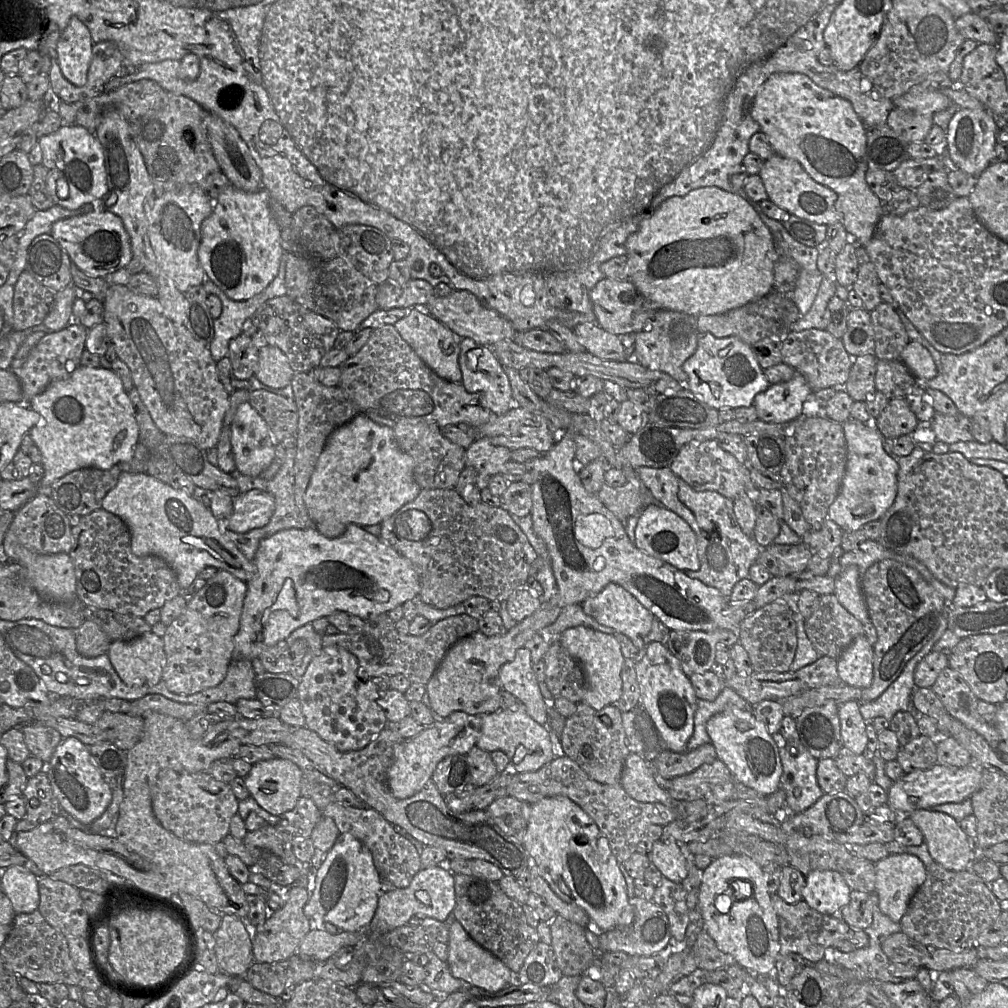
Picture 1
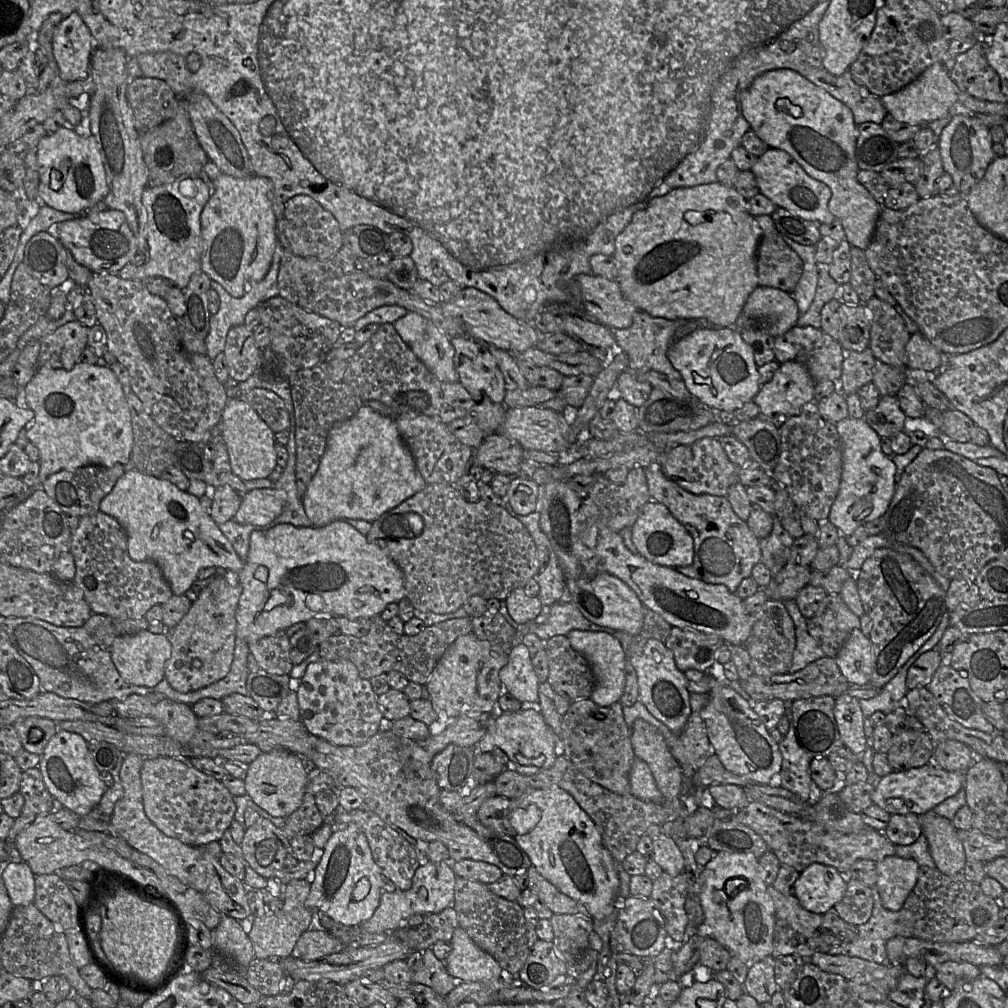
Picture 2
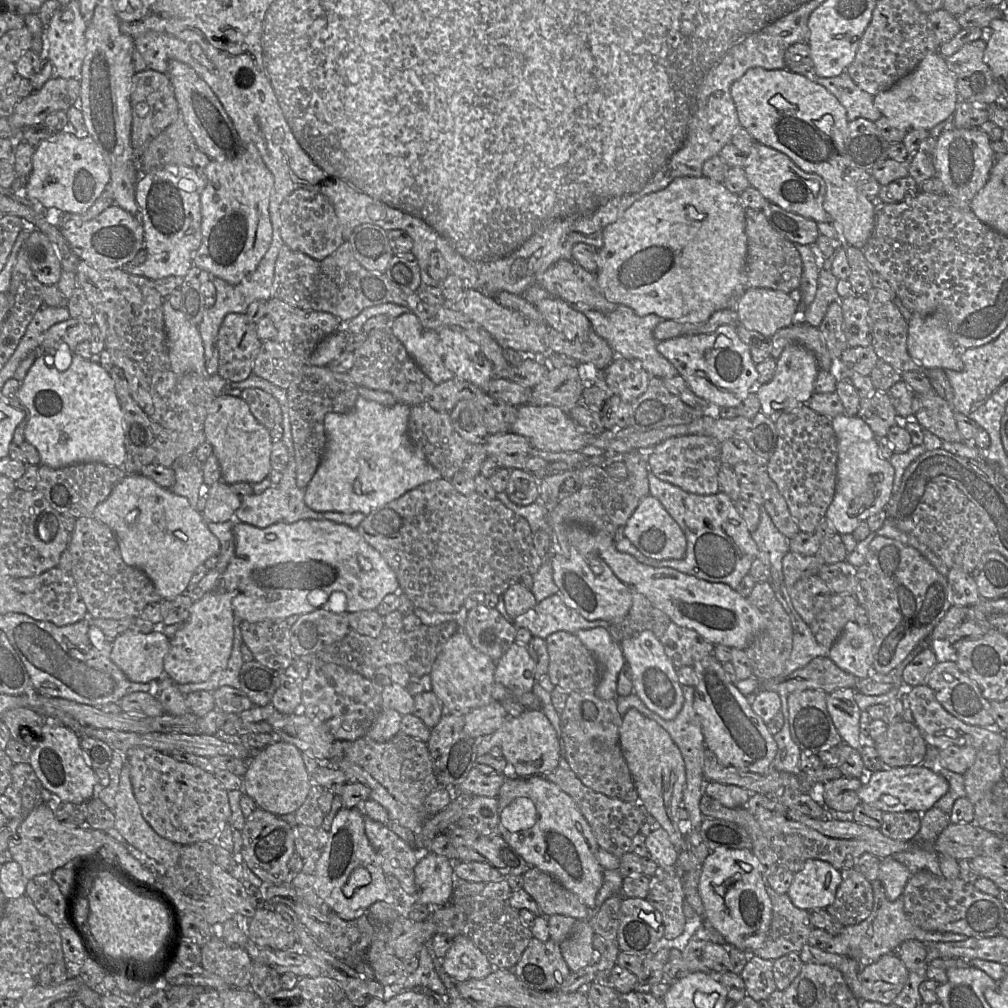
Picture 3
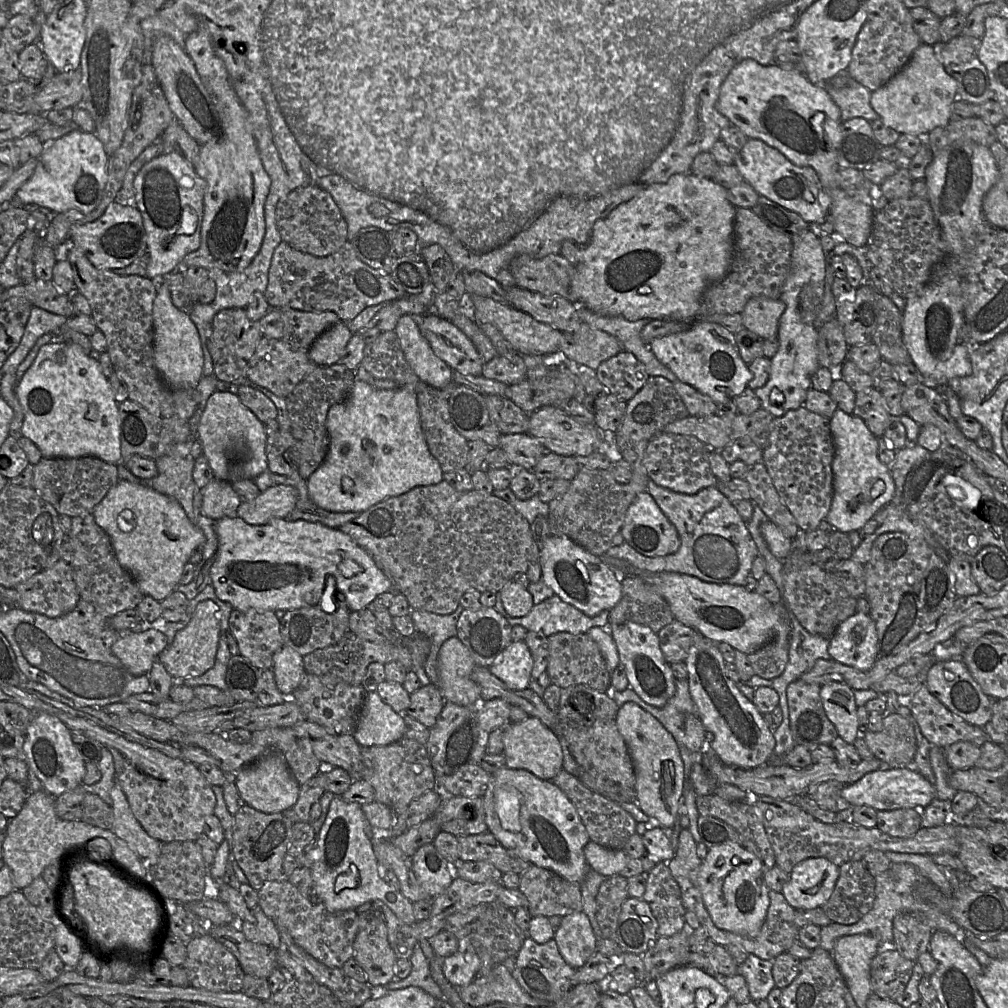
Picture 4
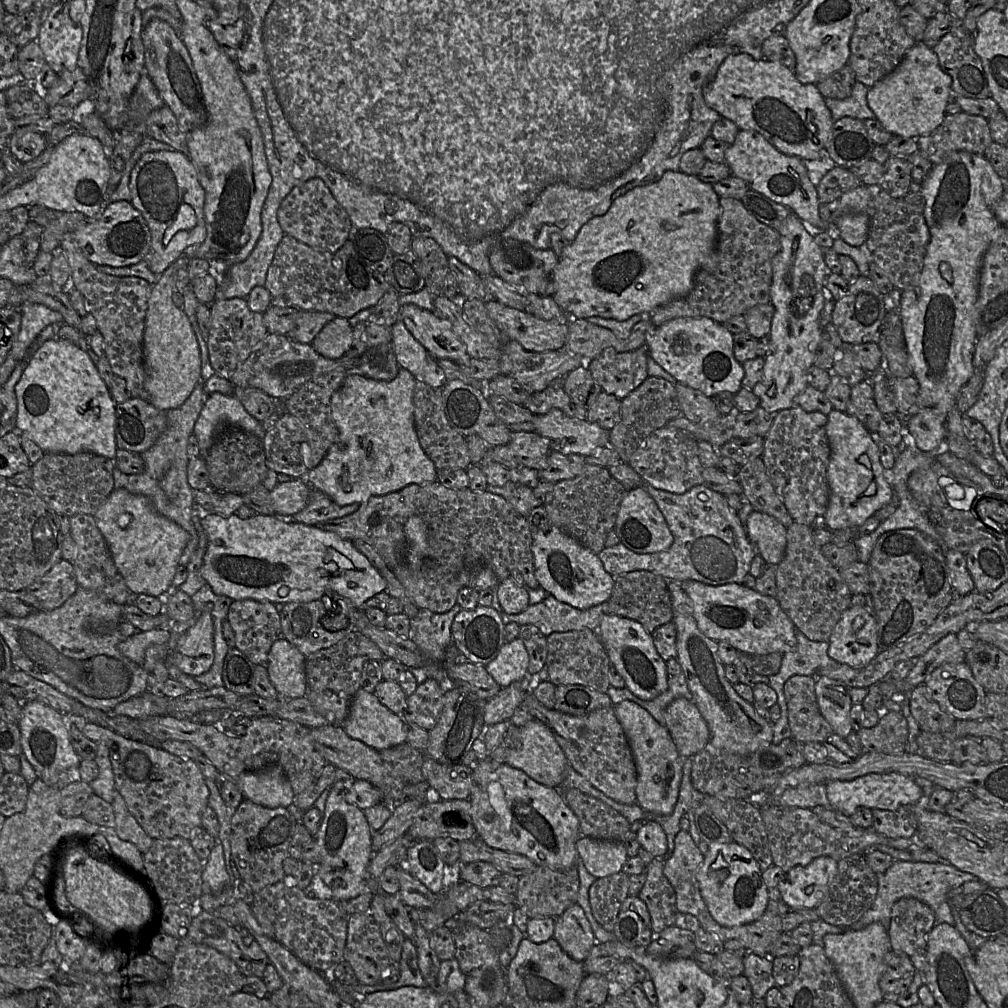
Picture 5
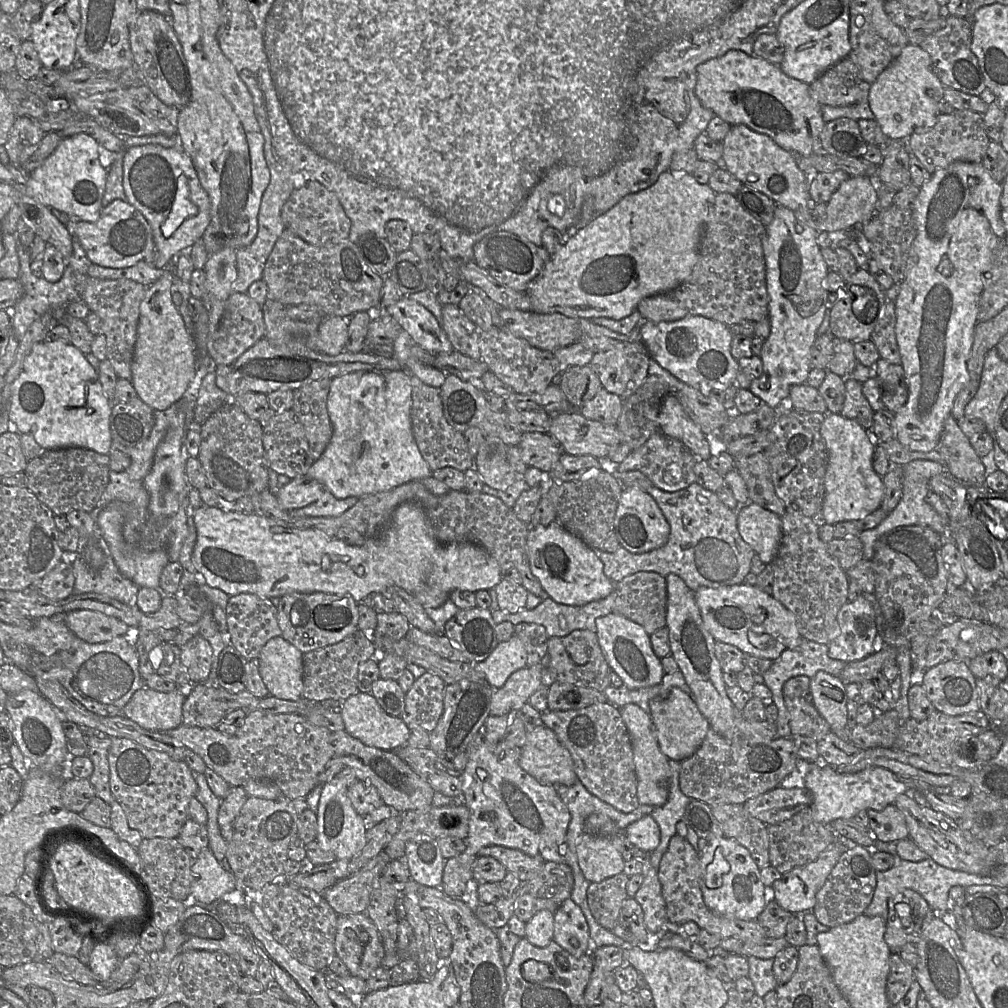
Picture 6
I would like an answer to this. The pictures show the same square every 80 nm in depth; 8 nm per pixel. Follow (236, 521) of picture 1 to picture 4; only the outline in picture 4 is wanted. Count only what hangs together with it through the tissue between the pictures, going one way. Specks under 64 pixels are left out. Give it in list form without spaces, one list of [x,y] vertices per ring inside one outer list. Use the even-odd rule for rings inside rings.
[[[272,485],[253,501],[241,502],[236,516],[251,525],[264,525],[275,518],[286,518],[295,508],[298,490],[292,485]]]

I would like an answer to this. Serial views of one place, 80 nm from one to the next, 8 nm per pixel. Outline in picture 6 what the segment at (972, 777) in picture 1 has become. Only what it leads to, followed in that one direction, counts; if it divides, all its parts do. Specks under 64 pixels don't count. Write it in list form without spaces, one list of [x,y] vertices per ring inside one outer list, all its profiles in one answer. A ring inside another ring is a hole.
[[[799,760],[796,769],[779,785],[782,788],[806,788],[813,795],[810,814],[818,823],[830,825],[836,819],[853,819],[862,810],[883,810],[894,804],[896,798],[909,791],[905,782],[893,772],[882,767],[870,767],[853,774],[843,774],[834,767]]]

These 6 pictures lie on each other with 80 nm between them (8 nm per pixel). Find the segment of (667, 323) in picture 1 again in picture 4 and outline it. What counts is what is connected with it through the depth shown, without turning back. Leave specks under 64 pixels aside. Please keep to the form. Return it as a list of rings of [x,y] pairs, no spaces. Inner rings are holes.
[[[578,305],[578,307],[579,316],[583,322],[615,336],[620,341],[624,351],[631,352],[643,363],[649,376],[661,376],[671,383],[677,380],[675,374],[656,358],[649,344],[644,343],[641,338],[642,329],[651,319],[641,318],[629,321],[622,316],[599,315],[583,305]]]

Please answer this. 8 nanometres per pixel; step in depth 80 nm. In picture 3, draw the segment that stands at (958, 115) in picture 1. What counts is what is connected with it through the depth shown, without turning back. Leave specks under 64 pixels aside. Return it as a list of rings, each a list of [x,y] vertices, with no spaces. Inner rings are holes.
[[[952,128],[943,131],[937,139],[935,151],[935,176],[944,186],[945,193],[970,203],[986,184],[994,163],[988,135],[979,128]]]

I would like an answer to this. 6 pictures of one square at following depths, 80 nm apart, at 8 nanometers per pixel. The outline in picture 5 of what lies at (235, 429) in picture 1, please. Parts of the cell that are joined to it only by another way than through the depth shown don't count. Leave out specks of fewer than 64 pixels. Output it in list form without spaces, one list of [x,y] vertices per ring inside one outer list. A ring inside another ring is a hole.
[[[214,392],[207,397],[194,427],[202,459],[206,459],[220,431],[226,426],[240,428],[262,440],[266,433],[261,422],[251,416],[234,395]]]

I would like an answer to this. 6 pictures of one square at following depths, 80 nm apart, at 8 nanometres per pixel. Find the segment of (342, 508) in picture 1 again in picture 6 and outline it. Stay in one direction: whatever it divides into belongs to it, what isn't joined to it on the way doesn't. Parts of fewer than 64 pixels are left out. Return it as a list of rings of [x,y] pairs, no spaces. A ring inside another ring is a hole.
[[[406,370],[367,371],[332,379],[327,398],[332,437],[305,476],[320,482],[337,499],[362,498],[432,476],[413,436],[410,376]]]

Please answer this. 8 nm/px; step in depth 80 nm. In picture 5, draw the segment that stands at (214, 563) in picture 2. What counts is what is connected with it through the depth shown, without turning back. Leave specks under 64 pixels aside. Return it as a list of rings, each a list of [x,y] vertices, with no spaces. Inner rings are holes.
[[[125,488],[114,489],[94,517],[129,589],[136,595],[156,597],[167,592],[172,585],[180,557],[190,540],[189,533],[160,514],[148,497],[133,494]]]

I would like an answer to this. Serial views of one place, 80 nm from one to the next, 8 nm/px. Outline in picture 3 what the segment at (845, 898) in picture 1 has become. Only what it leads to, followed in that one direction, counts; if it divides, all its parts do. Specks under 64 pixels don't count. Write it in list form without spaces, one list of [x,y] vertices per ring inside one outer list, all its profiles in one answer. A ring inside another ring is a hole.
[[[808,859],[803,868],[795,873],[787,895],[797,908],[807,911],[826,909],[834,902],[841,881],[841,872],[830,863],[818,859]]]

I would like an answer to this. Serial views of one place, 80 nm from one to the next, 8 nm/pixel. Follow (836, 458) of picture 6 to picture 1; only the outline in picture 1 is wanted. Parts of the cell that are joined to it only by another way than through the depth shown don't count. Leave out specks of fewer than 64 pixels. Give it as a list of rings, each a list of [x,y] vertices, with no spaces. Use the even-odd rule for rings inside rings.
[[[849,419],[843,423],[847,443],[846,471],[840,492],[829,507],[828,518],[844,532],[857,531],[871,521],[880,520],[897,495],[898,464],[883,448],[883,436],[872,425]]]

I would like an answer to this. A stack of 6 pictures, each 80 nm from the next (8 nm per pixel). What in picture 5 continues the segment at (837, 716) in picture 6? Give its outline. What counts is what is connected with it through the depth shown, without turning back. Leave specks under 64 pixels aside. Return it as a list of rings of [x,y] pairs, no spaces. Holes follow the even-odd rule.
[[[818,676],[815,681],[819,710],[834,733],[843,739],[853,731],[850,715],[853,703],[849,690],[850,687],[844,682],[826,676]]]

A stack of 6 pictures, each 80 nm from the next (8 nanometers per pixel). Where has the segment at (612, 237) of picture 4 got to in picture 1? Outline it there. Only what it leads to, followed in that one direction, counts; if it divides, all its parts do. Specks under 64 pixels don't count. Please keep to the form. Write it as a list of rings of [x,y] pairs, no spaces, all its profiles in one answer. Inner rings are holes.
[[[702,187],[694,189],[684,196],[673,196],[666,199],[652,213],[650,212],[650,208],[646,207],[646,212],[641,213],[640,216],[642,216],[642,221],[639,224],[639,228],[628,236],[625,244],[628,276],[629,281],[635,285],[638,291],[658,309],[683,312],[696,317],[700,315],[715,315],[741,307],[774,290],[774,264],[778,258],[778,251],[770,229],[763,223],[753,206],[753,202],[749,199],[739,194],[725,191],[719,187]]]

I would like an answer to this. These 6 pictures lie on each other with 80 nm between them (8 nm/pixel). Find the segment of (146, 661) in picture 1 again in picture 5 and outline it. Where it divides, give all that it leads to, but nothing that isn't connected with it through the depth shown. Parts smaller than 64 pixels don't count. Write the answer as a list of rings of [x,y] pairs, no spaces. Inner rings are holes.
[[[156,628],[149,631],[141,631],[135,635],[126,637],[125,640],[120,642],[118,648],[124,656],[142,665],[145,660],[147,648],[153,644],[167,644],[169,638],[169,629]]]

